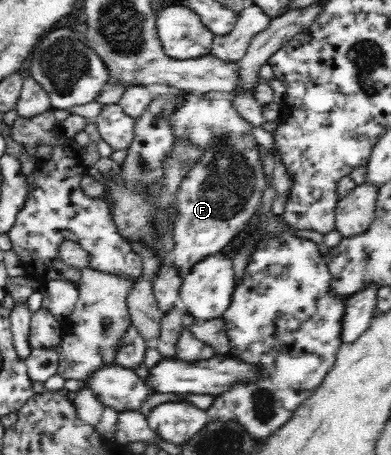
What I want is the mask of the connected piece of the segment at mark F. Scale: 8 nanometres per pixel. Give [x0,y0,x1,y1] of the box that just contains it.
[170,94,267,279]

